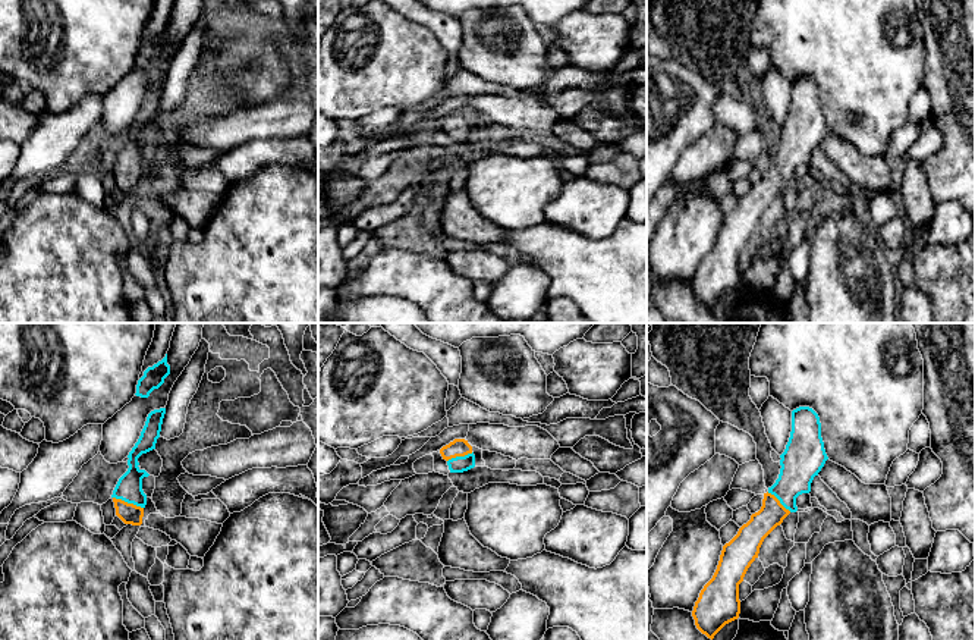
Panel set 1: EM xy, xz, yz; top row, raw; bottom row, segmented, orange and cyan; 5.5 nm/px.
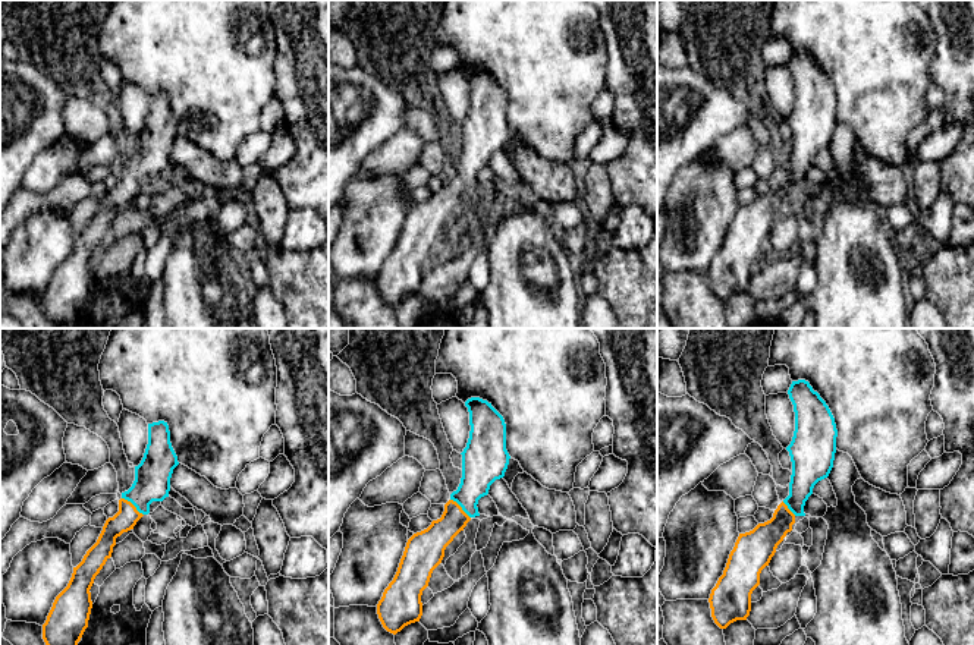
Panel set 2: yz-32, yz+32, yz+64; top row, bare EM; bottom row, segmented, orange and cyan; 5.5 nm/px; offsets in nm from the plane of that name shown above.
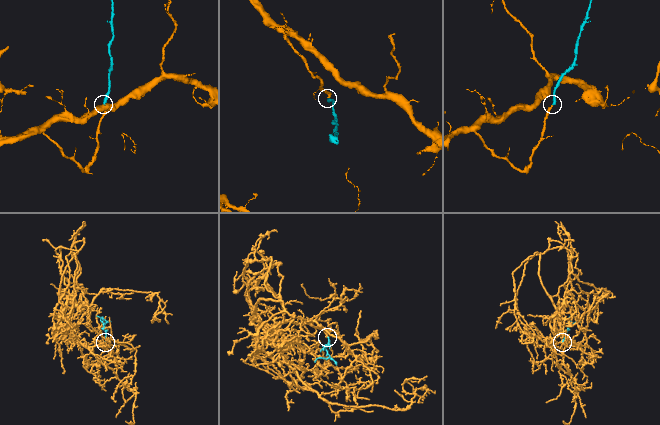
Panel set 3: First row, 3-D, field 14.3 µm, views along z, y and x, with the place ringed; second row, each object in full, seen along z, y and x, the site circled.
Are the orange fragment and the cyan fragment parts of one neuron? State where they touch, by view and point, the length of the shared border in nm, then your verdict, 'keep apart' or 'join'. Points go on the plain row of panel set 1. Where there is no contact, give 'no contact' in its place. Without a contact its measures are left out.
xy (126, 173) | 180 nm | join

